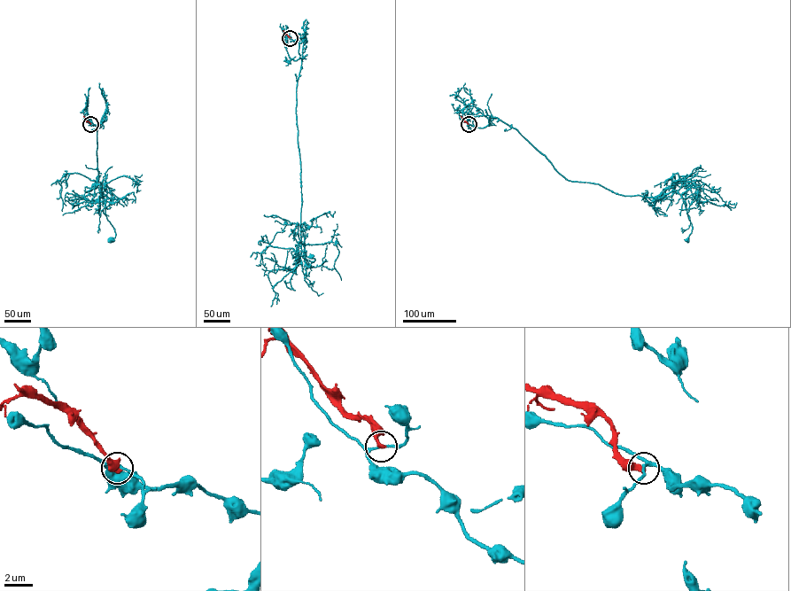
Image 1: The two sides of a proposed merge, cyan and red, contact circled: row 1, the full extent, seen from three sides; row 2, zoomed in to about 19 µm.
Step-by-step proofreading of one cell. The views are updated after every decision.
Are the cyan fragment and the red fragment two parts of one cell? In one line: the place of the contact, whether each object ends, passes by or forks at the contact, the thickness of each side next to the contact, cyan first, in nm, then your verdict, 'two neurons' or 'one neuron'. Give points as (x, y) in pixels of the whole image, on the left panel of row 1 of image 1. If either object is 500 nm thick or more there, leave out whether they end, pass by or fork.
(90, 124) | cyan passes by | red ends | 170/360 nm | two neurons

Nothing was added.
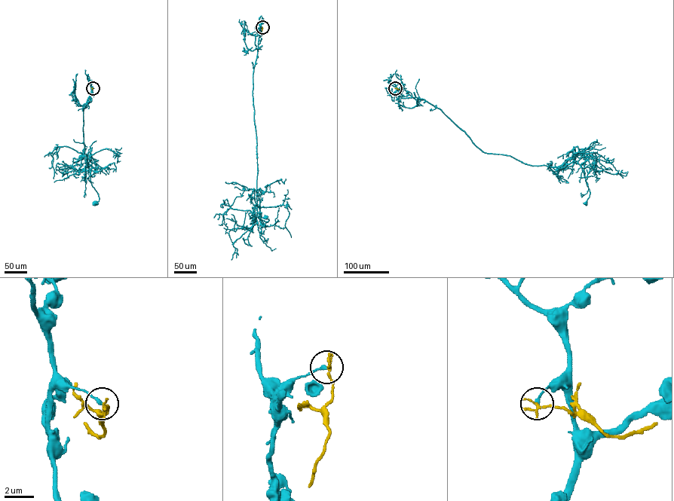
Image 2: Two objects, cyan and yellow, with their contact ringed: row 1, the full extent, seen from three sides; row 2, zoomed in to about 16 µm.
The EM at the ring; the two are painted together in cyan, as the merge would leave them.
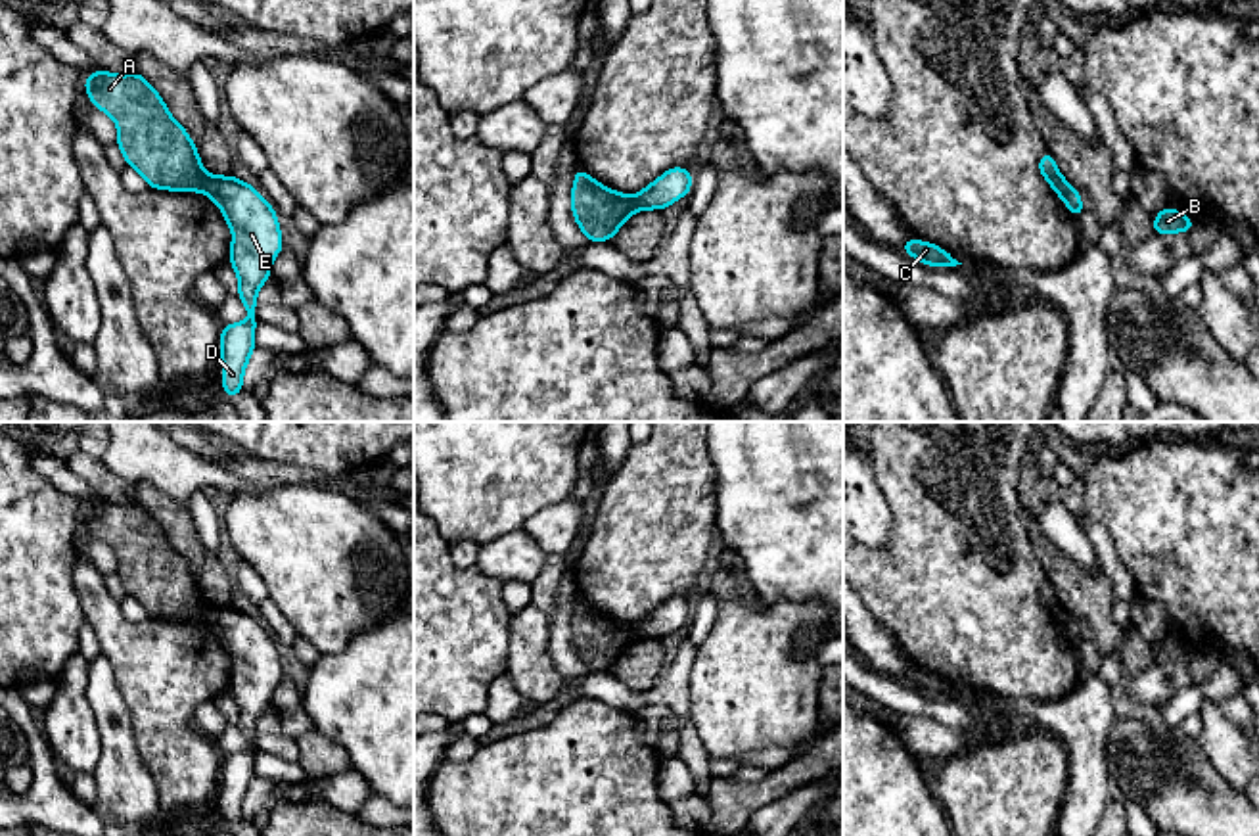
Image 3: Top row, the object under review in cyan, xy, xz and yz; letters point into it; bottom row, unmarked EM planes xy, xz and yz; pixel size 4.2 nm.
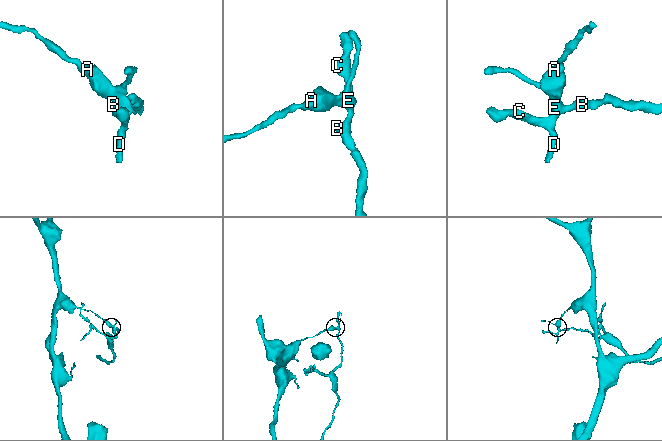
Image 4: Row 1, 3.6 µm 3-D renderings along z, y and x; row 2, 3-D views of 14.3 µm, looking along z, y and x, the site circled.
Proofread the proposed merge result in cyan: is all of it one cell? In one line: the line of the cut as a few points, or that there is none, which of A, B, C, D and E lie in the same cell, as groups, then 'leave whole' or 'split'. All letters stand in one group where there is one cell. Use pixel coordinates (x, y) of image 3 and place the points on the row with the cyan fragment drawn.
xy (206, 175), (200, 190) | A / B C D E | split

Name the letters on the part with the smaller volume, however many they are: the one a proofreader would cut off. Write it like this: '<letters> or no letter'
B, C, D, E

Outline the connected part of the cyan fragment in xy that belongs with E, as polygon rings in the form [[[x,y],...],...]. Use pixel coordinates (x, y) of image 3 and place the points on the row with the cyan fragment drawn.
[[[205,174],[201,192],[220,207],[232,228],[228,261],[240,280],[238,297],[249,313],[247,320],[222,326],[220,334],[222,385],[226,397],[234,399],[243,387],[243,370],[255,349],[257,290],[270,278],[284,242],[276,211],[251,184],[234,174]]]

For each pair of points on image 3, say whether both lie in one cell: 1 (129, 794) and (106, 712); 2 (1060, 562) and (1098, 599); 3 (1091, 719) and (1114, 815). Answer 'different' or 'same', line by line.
1: same
2: same
3: different

